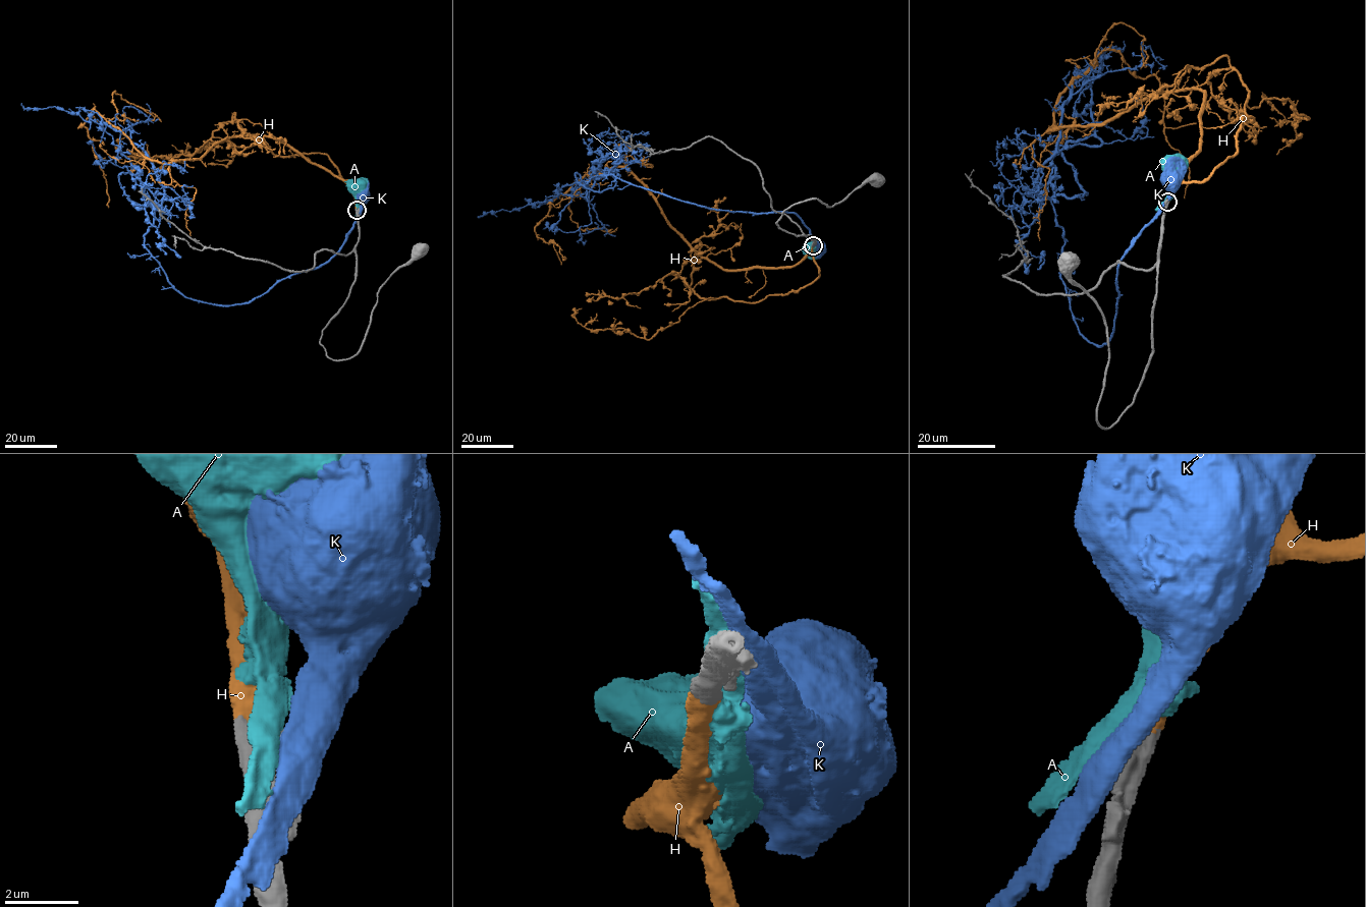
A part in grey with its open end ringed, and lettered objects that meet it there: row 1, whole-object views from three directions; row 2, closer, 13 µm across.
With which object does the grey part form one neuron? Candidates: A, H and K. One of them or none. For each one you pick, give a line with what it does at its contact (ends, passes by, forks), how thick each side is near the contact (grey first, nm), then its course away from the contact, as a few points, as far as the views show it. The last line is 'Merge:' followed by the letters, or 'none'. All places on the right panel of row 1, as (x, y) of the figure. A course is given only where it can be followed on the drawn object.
H: it ends there; 600 nm thick on the grey side, 550 nm on the other; it runs (1167, 202), (1199, 152), (1202, 92), (1048, 130), (1104, 51), (1158, 79), (1184, 197)
Merge: H

